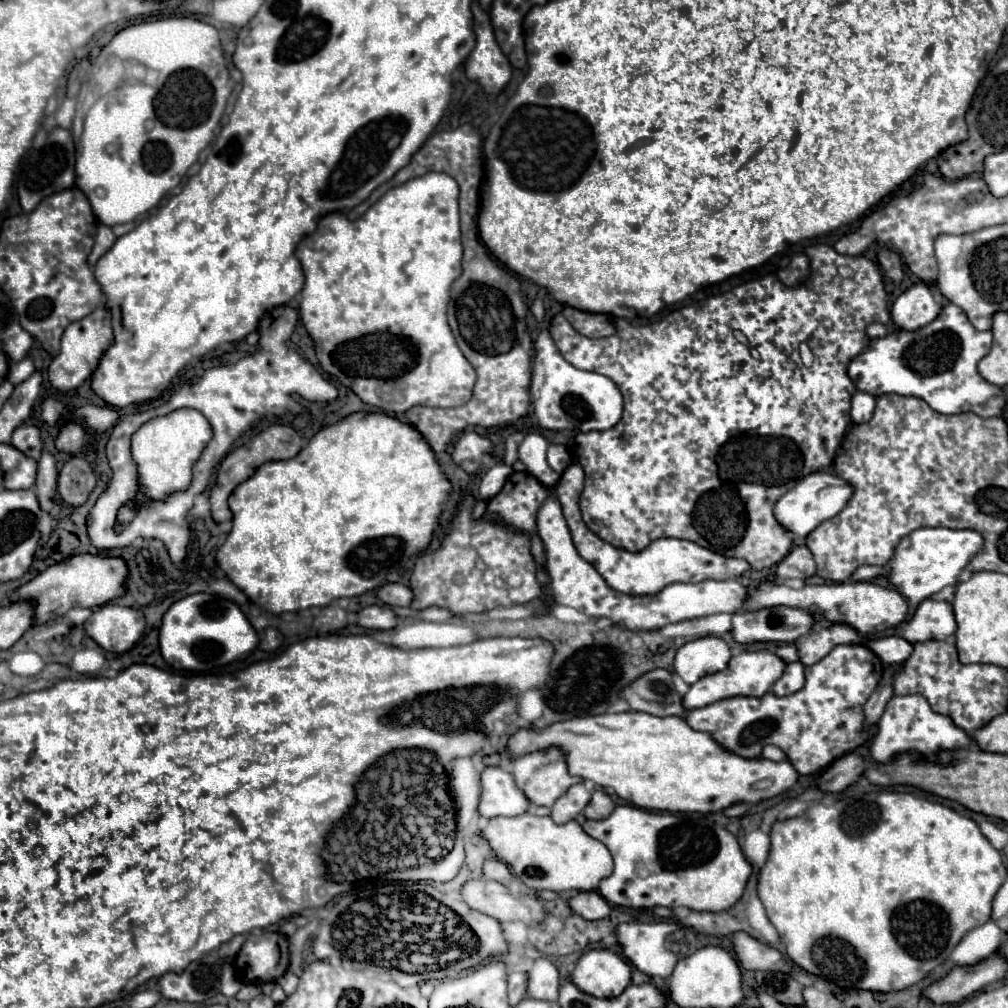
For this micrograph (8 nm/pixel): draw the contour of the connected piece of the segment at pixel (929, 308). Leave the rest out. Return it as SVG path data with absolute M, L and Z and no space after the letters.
M923 282L905 290L891 306L893 322L903 330L917 330L937 318L941 306L935 302L931 288Z

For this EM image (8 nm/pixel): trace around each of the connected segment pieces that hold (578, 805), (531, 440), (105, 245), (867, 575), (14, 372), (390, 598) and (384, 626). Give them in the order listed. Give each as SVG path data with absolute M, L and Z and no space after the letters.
M583 782L579 784L573 784L555 804L553 804L553 812L551 812L551 818L557 822L557 824L565 824L569 820L573 820L577 814L583 812L583 808L587 806L591 798L591 792L585 788Z
M527 434L525 440L519 446L519 460L527 466L527 472L533 474L541 484L555 486L559 474L551 470L547 464L545 452L547 452L547 440L541 434Z
M99 224L99 230L97 230L97 242L93 246L93 252L89 254L89 264L95 266L97 260L109 250L109 246L113 246L113 242L117 240L117 236L113 234L113 230L105 224Z
M859 566L853 572L853 580L873 580L877 576L883 576L883 574L885 574L885 568L879 568L879 566Z
M23 358L17 364L11 364L9 368L9 376L7 380L13 384L21 384L25 378L29 378L29 374L33 374L33 360L31 358Z
M385 584L379 588L377 596L389 606L409 606L413 600L413 590L405 584Z
M381 604L365 606L357 616L359 616L357 624L369 630L389 630L389 628L395 628L397 624L397 618L389 610L389 606L381 606Z

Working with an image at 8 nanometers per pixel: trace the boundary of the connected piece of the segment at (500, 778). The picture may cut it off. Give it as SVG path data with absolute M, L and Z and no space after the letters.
M485 768L481 774L483 794L479 802L479 814L483 818L495 816L519 816L529 810L529 800L517 790L513 776L501 768Z

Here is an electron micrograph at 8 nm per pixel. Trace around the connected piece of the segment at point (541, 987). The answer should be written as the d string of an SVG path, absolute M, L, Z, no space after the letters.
M537 958L533 962L533 968L527 972L527 976L529 976L529 980L527 980L527 992L525 992L527 998L557 1000L561 976L559 976L557 968L551 964L551 960Z

